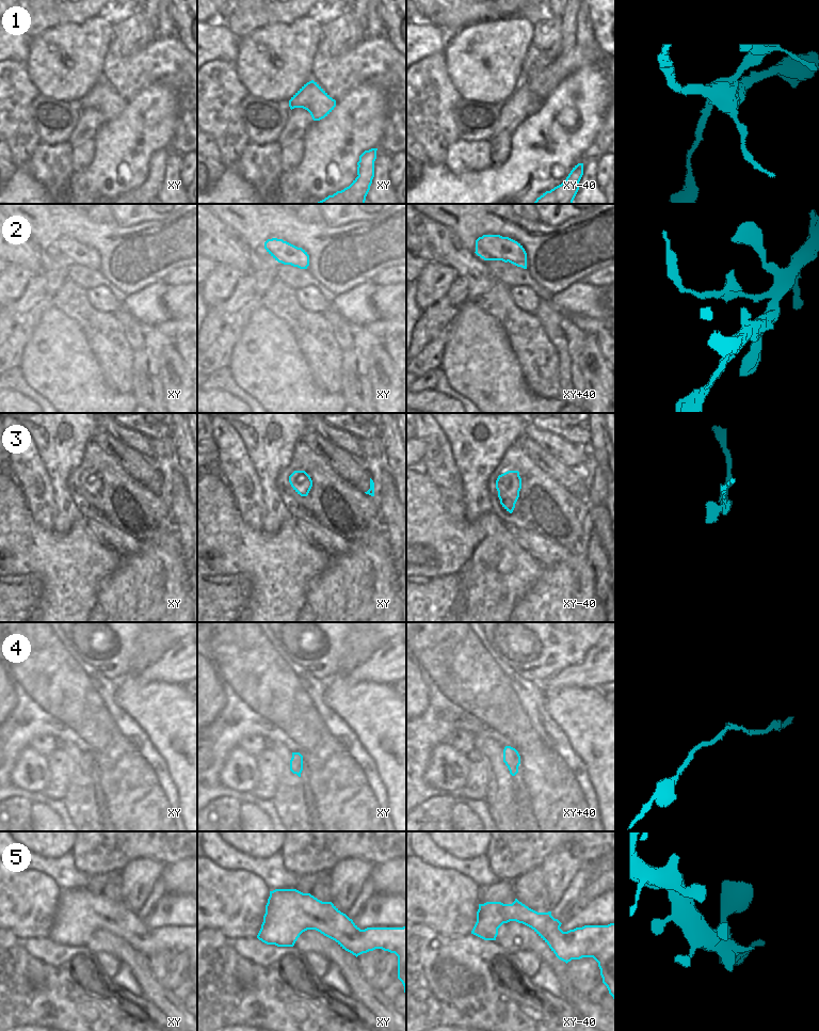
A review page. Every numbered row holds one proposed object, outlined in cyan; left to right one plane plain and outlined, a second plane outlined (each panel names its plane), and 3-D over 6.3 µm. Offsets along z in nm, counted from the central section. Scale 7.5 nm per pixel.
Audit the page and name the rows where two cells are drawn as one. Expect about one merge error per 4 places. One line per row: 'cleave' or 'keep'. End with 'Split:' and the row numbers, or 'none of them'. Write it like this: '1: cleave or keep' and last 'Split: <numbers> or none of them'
1: cleave
2: cleave
3: cleave
4: keep
5: keep
Split: 1, 2, 3

